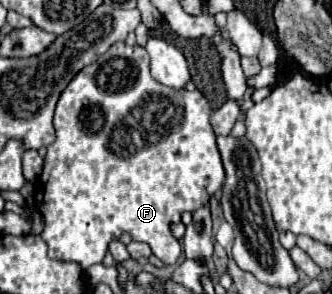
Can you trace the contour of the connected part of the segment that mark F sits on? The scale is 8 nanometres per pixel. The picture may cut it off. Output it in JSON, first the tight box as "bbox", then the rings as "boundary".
{"bbox":[35,42,225,268],"boundary":[[[117,42],[113,44],[103,56],[99,56],[93,64],[85,66],[75,78],[73,82],[63,90],[59,102],[57,102],[57,110],[55,110],[55,118],[53,118],[53,126],[57,132],[57,138],[53,144],[47,146],[47,156],[45,156],[45,168],[41,174],[41,182],[37,184],[35,190],[35,202],[39,212],[43,214],[45,220],[45,230],[43,230],[43,240],[49,246],[49,256],[57,258],[57,260],[65,260],[65,262],[79,262],[83,268],[89,268],[91,264],[97,264],[103,260],[109,242],[119,240],[119,236],[123,232],[129,232],[133,240],[145,242],[151,246],[153,254],[163,260],[165,264],[177,264],[177,258],[181,254],[181,244],[173,238],[171,234],[171,224],[181,220],[181,212],[195,212],[201,204],[205,204],[221,186],[225,180],[225,170],[221,164],[221,156],[215,144],[215,132],[209,124],[211,118],[211,108],[209,102],[205,100],[205,96],[199,90],[193,92],[185,92],[185,90],[173,90],[167,88],[163,84],[159,84],[151,72],[149,72],[149,56],[147,50],[141,46],[127,46],[125,42]]]}

